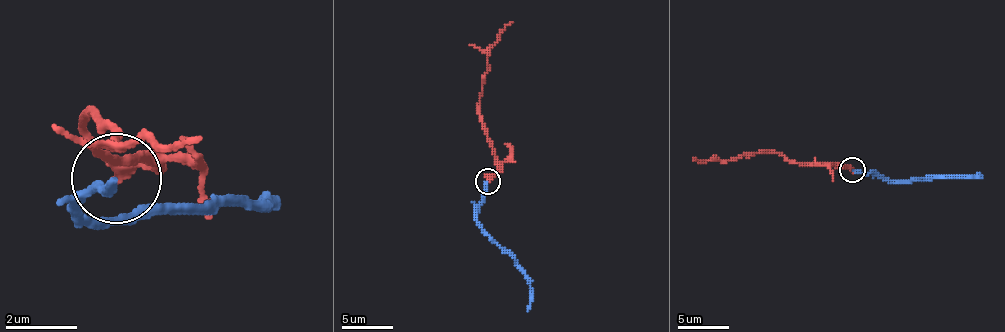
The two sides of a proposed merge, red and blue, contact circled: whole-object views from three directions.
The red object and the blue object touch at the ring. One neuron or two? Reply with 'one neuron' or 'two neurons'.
one neuron

